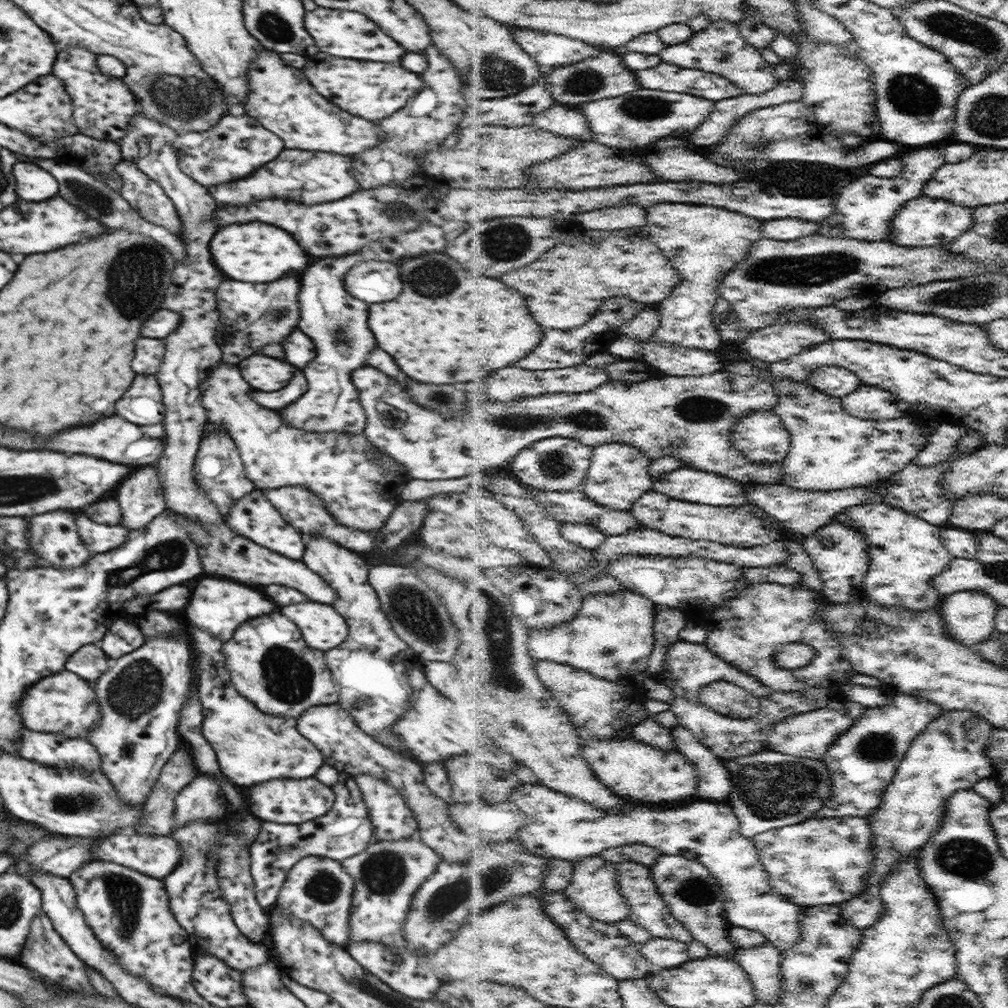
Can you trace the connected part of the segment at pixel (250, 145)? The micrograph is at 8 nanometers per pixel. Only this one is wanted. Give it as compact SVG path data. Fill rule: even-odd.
M226 114L210 130L176 135L173 148L181 171L208 188L250 176L254 170L274 160L284 146L279 136L268 132L254 117Z

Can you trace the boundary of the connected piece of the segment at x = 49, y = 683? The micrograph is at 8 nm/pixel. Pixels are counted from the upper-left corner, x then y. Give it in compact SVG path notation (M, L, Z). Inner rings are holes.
M68 669L40 679L26 689L19 702L18 712L24 726L34 732L52 732L70 738L86 739L91 728L101 719L95 688Z

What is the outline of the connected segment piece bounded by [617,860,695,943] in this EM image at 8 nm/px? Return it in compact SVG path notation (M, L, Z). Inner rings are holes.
M629 860L618 863L617 869L620 872L622 892L628 897L633 909L633 915L629 919L651 930L655 937L678 939L687 943L695 941L693 932L684 923L677 920L673 914L673 909L662 896L653 873L653 867Z

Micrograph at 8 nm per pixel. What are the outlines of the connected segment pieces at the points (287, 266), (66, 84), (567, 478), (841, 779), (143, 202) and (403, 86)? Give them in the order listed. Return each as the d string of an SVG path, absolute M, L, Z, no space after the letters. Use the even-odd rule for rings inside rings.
M262 222L230 224L218 230L210 240L210 252L216 266L226 276L240 282L272 282L284 276L294 276L312 260L312 256L308 256L288 232Z
M70 46L62 52L58 52L57 59L53 64L52 73L54 73L61 81L62 86L70 95L73 102L73 122L79 128L79 132L90 136L90 138L98 138L98 140L118 141L126 136L129 132L129 122L138 111L138 102L135 94L126 87L126 83L122 78L114 78L113 76L104 75L97 67L97 55L90 52L83 46Z
M548 438L525 448L510 465L508 471L530 488L543 491L576 491L584 488L593 466L595 447L572 438Z
M896 691L895 701L892 704L880 708L869 708L862 720L858 721L845 735L842 735L830 748L829 754L823 758L834 774L836 791L834 791L834 800L818 812L817 818L846 816L870 818L885 803L886 791L897 778L901 764L913 747L914 739L929 726L929 723L941 716L942 711L940 704L934 704L933 701L901 691Z
M121 160L115 171L122 177L121 195L144 220L163 226L172 234L182 232L181 220L174 203L164 189L144 174L132 160Z
M318 51L301 69L318 94L336 104L343 111L366 120L379 121L400 110L412 96L422 90L421 74L410 72L398 63L379 63L342 59Z

